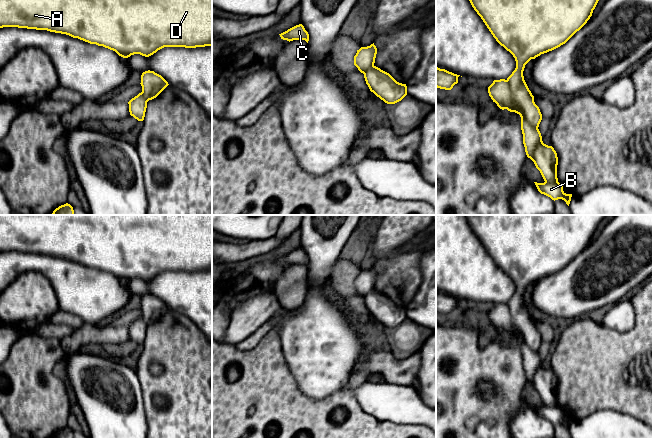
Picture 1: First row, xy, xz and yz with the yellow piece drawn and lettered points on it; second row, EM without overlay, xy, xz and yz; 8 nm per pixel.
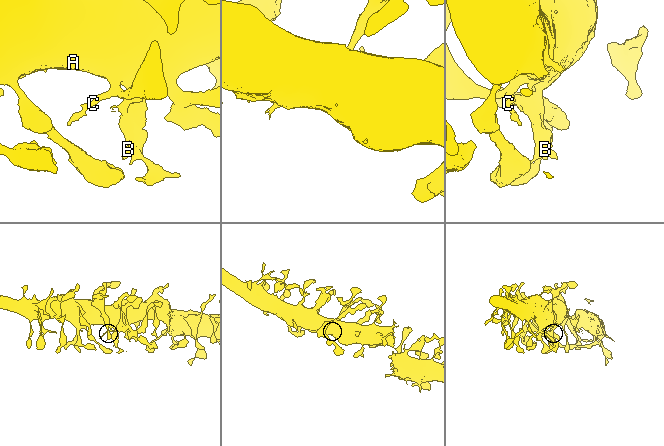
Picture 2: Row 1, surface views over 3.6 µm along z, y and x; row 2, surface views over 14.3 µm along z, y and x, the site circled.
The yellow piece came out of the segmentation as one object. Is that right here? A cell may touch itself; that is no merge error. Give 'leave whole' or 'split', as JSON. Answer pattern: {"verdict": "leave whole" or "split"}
{"verdict": "split"}

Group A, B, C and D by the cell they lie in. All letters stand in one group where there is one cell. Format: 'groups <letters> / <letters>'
groups A C D / B

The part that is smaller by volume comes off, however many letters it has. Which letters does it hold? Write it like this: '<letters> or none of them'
B

